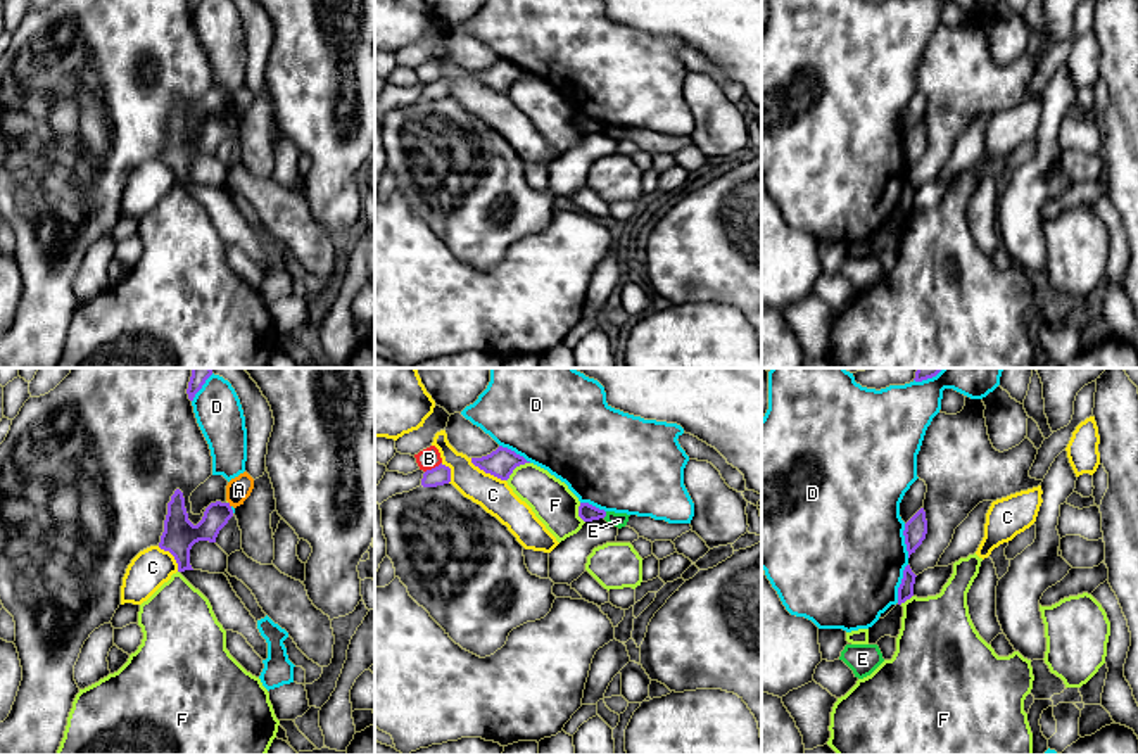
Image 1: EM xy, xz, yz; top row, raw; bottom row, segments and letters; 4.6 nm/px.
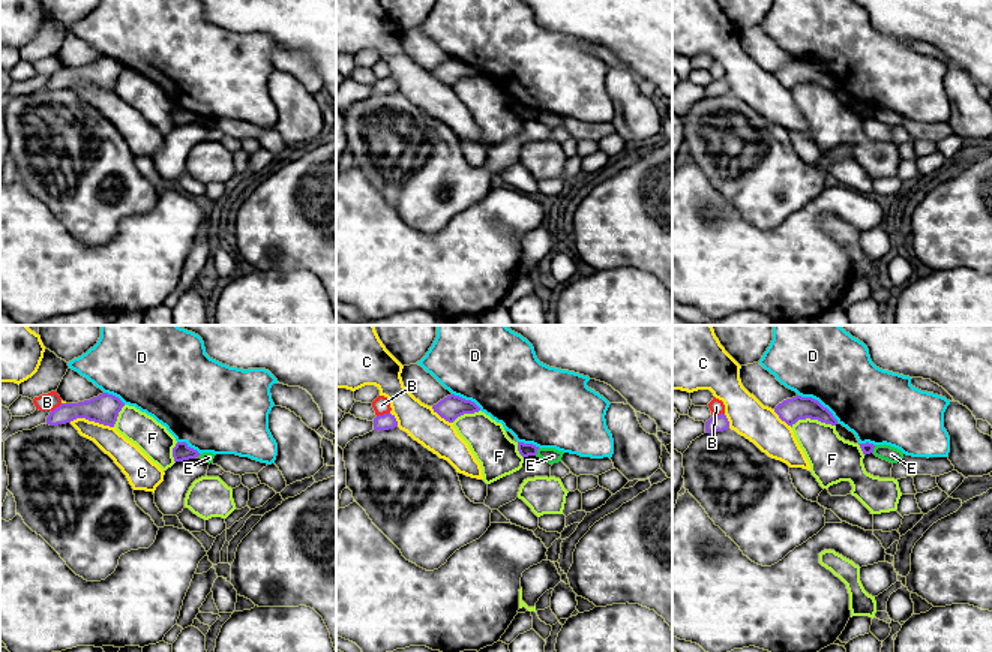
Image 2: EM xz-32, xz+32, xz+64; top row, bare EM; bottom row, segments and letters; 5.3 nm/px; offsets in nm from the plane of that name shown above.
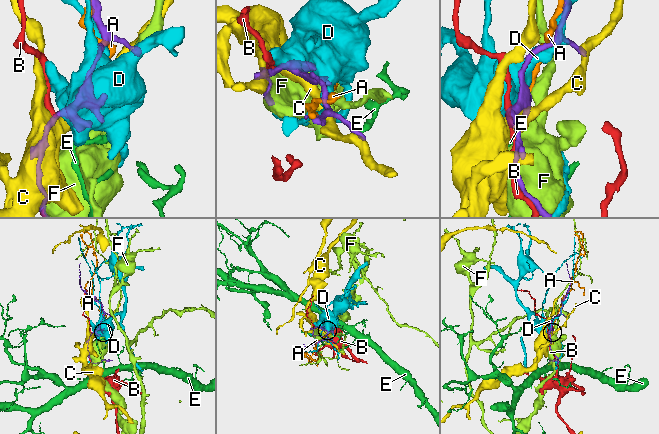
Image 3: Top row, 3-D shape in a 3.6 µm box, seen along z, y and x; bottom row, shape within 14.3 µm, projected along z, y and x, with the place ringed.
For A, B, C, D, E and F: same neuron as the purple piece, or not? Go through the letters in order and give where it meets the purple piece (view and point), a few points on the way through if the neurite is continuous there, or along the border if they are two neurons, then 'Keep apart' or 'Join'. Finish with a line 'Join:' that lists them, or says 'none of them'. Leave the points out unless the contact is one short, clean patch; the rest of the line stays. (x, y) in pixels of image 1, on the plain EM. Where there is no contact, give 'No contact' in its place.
A: Touches purple at xy (228, 118). Keep apart
B: Touches purple at xz (432, 82). Keep apart
C: Touches purple at xz (487, 85). Keep apart
D: Touches purple at yz (902, 196). Keep apart
E: Touches purple at xz (605, 128). Boundary: xz (606, 125), (603, 130). Keep apart
F: Touches purple at xz (515, 80). Keep apart
Join: none of them

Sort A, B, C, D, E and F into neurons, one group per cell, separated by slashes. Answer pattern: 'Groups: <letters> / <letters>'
Groups: A / B / C / D / E / F

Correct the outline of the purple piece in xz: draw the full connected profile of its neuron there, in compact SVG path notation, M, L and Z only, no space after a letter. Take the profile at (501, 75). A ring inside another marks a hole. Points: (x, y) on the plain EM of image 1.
M499 59L487 69L471 71L471 76L484 83L485 86L490 86L501 93L508 93L516 79L530 74L527 74L523 69L516 67L508 60Z

